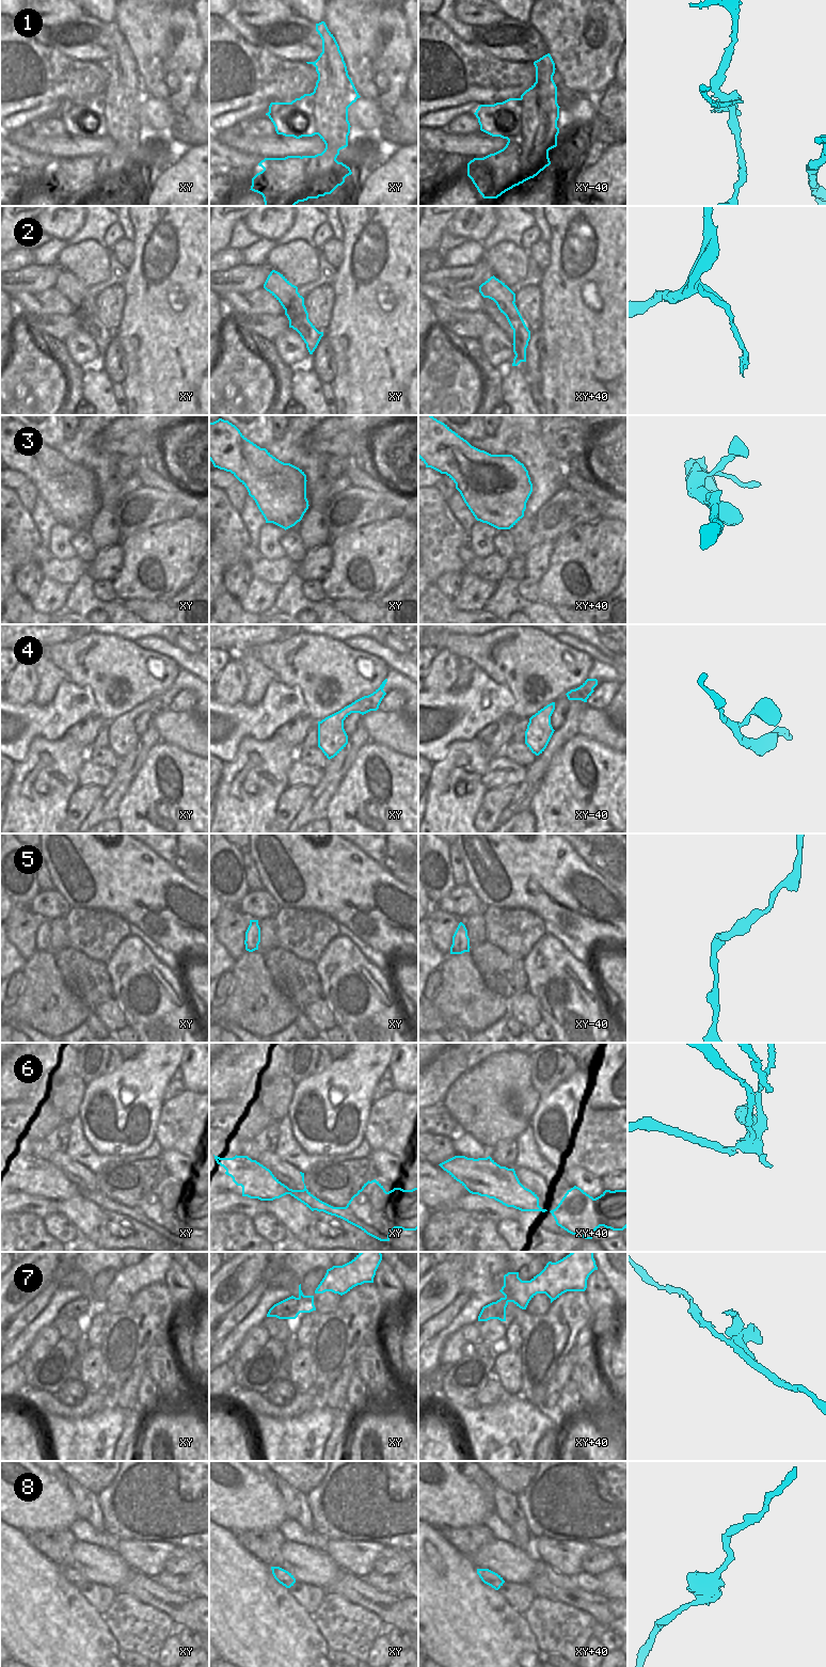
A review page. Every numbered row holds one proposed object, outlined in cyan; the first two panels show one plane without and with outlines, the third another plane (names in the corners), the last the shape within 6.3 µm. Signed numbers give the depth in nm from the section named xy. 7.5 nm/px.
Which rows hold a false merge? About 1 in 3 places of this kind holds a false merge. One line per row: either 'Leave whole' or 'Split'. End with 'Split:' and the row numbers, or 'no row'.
1: Split
2: Split
3: Leave whole
4: Leave whole
5: Leave whole
6: Split
7: Split
8: Leave whole
Split: 1, 2, 6, 7

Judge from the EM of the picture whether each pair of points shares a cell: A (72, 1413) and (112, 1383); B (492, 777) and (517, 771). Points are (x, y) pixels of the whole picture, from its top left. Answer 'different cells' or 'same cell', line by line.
A: different cells
B: same cell

